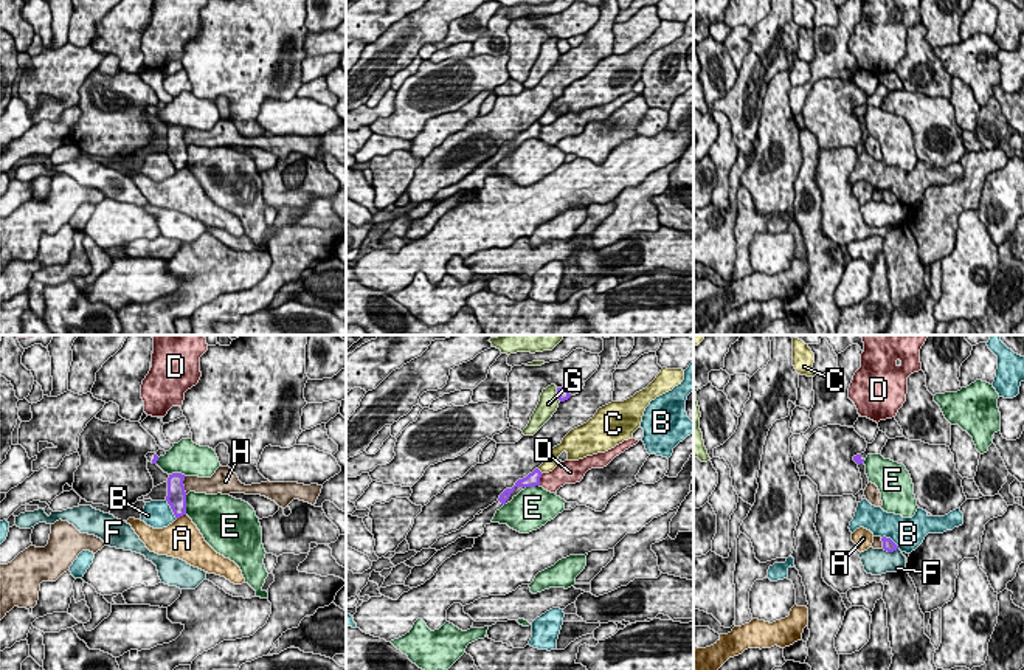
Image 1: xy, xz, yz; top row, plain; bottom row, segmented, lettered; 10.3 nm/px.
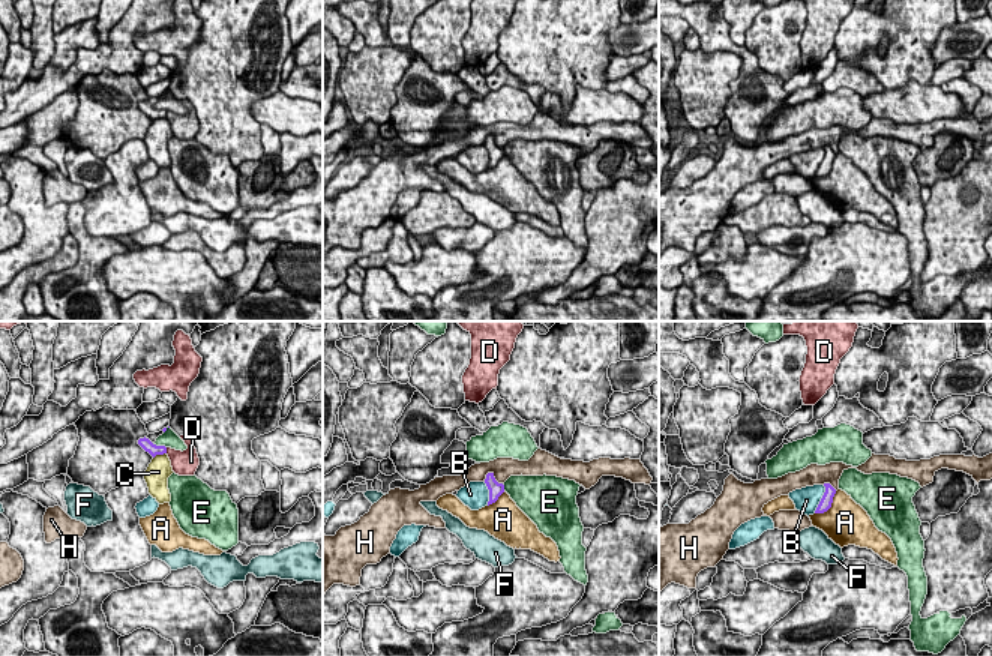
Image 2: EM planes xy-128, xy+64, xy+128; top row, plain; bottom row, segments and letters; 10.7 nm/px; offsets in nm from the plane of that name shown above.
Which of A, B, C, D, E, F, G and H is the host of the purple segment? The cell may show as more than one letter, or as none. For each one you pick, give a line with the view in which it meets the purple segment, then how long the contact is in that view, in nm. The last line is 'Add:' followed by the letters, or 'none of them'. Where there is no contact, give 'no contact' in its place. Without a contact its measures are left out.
Add: none of them

